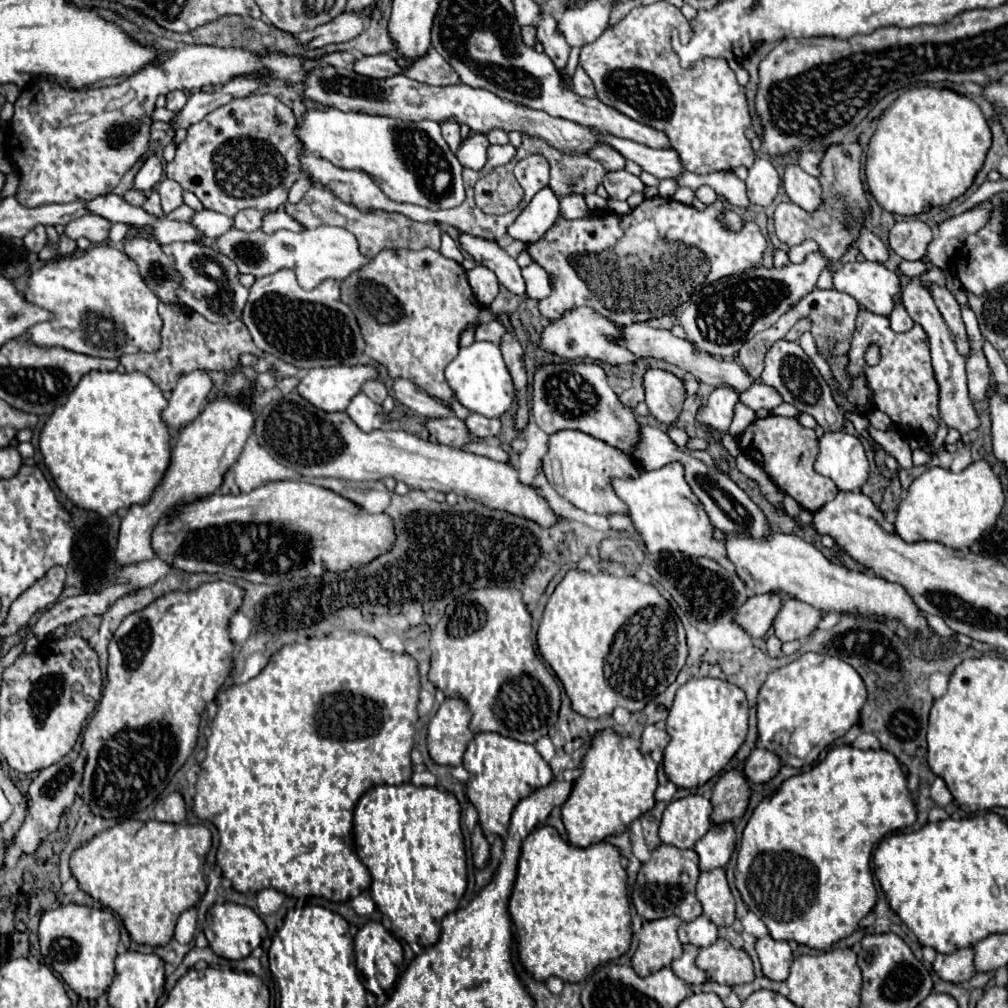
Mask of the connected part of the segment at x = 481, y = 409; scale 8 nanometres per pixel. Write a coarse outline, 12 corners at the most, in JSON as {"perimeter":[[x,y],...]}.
{"perimeter":[[493,342],[459,348],[445,368],[455,398],[499,418],[515,386]]}

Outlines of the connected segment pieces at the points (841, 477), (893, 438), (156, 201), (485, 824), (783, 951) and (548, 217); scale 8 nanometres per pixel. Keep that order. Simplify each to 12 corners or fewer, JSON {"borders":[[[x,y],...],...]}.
{"borders":[[[819,438],[815,470],[839,490],[859,490],[869,464],[859,438]],[[869,426],[871,438],[901,468],[911,468],[911,448],[899,430],[881,432]],[[152,192],[143,204],[149,214],[159,218],[165,216],[161,208],[160,196]],[[475,734],[465,794],[485,836],[553,780],[533,744]],[[763,936],[755,944],[763,974],[783,982],[793,954],[787,942]],[[541,188],[509,236],[535,242],[559,216],[559,198]]]}

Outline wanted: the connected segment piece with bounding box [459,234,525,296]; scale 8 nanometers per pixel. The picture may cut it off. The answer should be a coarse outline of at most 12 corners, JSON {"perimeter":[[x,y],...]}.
{"perimeter":[[461,234],[459,242],[479,264],[493,270],[509,292],[525,296],[515,258],[497,242]]}

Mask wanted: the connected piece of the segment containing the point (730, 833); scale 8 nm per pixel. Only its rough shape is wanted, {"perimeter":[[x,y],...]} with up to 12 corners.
{"perimeter":[[731,822],[695,842],[699,870],[725,868],[735,850]]}

